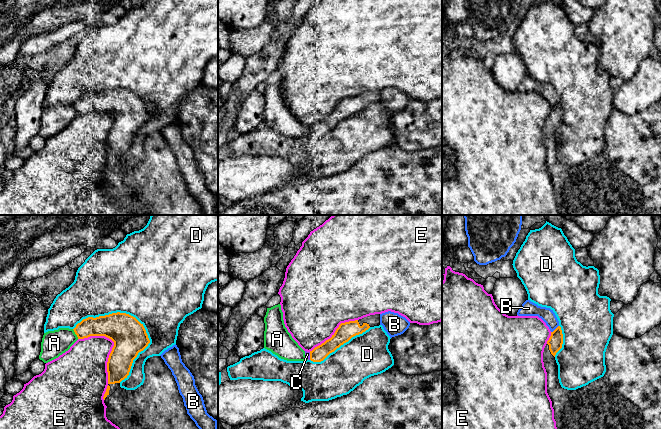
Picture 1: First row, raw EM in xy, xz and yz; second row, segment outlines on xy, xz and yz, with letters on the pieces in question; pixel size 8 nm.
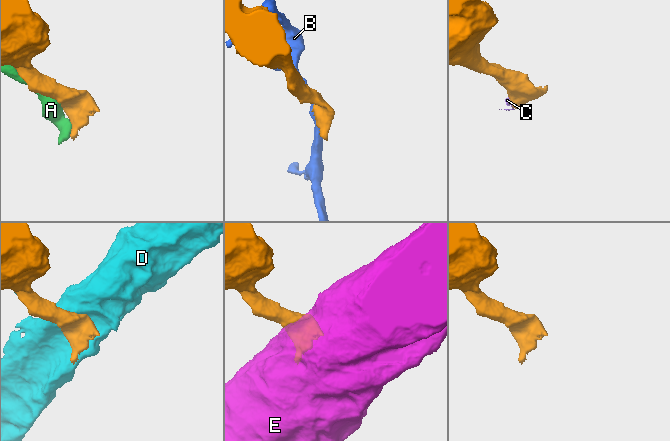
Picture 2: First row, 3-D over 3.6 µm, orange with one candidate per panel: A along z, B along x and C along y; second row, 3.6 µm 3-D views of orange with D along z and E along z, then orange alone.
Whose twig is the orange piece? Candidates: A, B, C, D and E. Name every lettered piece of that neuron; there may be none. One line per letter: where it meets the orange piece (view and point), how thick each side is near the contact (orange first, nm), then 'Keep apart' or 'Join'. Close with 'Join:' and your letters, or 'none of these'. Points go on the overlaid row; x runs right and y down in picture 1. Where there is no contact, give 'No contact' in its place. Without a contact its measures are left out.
A: Touches orange at xy (75, 333). Thickness 160 nm (orange) against 200 nm. Keep apart
B: Touches orange at yz (555, 329). Thickness 120 nm (orange) against 110 nm. Keep apart
C: Touches orange at xz (310, 356). Thickness 120 nm (orange) against 50 nm. Keep apart
D: Touches orange at xy (116, 313). Thickness 280 nm (orange) against 480 nm. Keep apart
E: Touches orange at xy (114, 345). Thickness 280 nm (orange) against 320 nm. Keep apart
Join: none of these

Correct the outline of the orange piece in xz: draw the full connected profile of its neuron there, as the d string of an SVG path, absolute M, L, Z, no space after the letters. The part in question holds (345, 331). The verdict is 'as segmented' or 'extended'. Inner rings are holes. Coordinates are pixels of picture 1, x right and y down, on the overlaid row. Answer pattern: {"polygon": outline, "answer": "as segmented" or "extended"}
{"polygon": "M380 314L370 315L359 320L341 323L332 337L310 351L310 360L323 361L330 353L334 352L352 337L362 334L370 327L380 325Z", "answer": "extended"}

